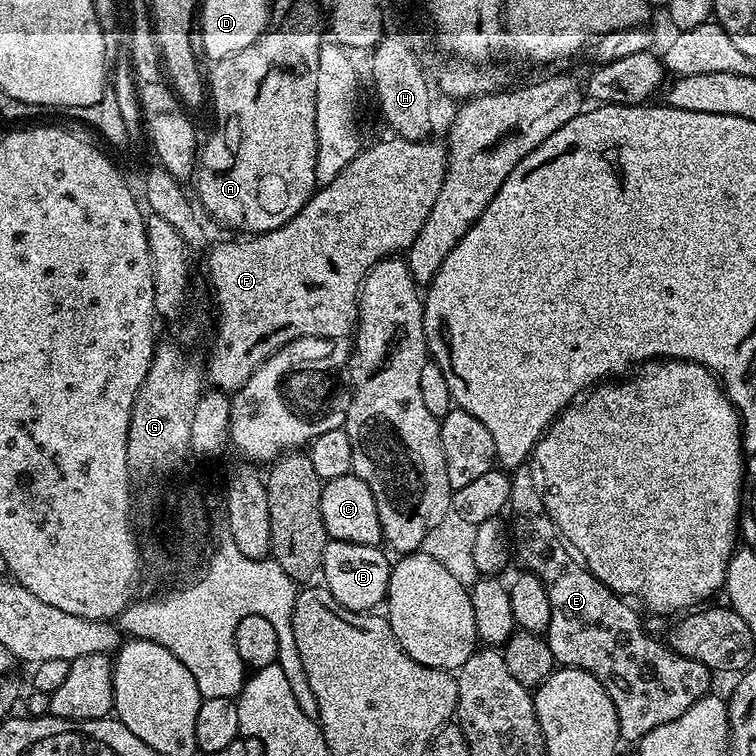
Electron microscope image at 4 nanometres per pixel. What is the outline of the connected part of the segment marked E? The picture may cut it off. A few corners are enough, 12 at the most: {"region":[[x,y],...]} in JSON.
{"region":[[511,473],[510,523],[550,598],[557,665],[602,682],[621,741],[709,695],[706,665],[552,544],[537,473]]}

